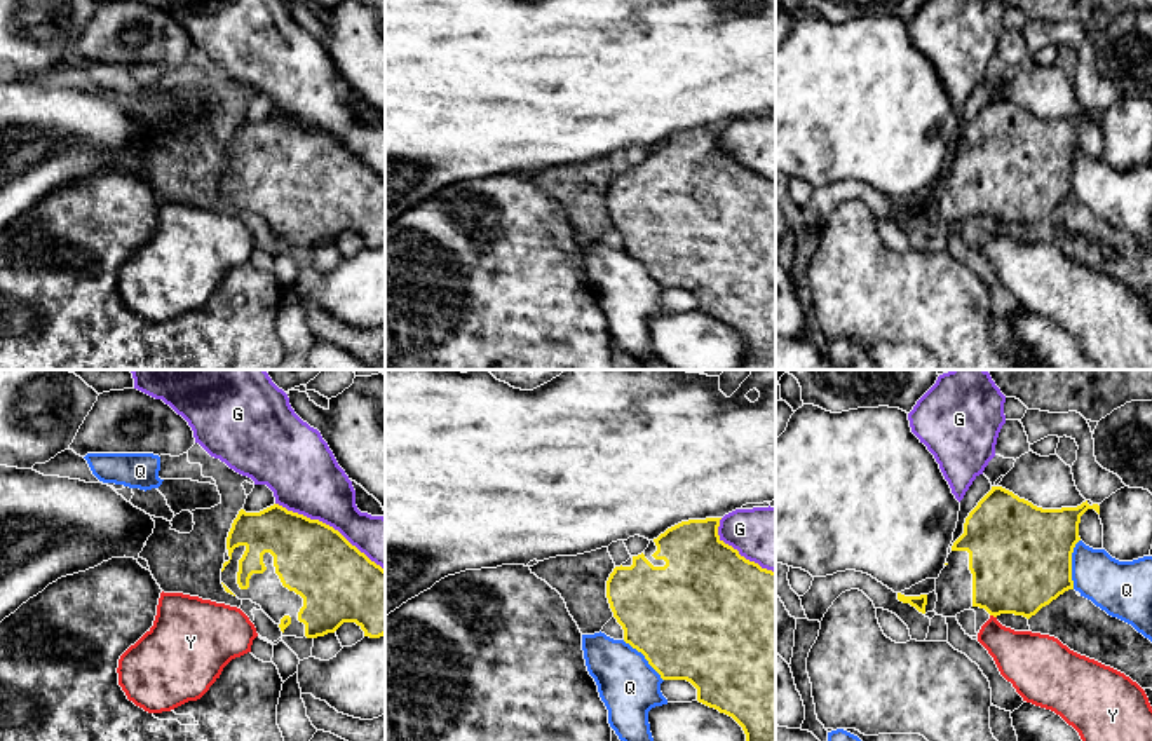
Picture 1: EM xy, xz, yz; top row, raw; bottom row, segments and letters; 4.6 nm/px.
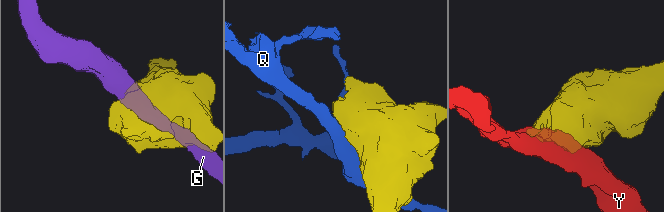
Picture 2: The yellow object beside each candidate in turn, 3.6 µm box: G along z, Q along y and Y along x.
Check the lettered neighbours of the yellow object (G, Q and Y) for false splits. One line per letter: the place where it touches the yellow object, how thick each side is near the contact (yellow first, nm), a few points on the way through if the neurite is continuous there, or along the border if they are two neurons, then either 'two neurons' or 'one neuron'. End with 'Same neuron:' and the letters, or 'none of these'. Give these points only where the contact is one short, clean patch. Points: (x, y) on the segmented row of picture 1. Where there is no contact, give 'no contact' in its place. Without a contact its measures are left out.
G: contact xy (328, 525); calibres 340 and 320 nm; two neurons
Q: contact yz (1070, 564); calibres 480 and 240 nm; two neurons
Y: contact yz (994, 616); calibres 420 and 260 nm; border yz (990, 614), (996, 618); two neurons
Same neuron: none of these

